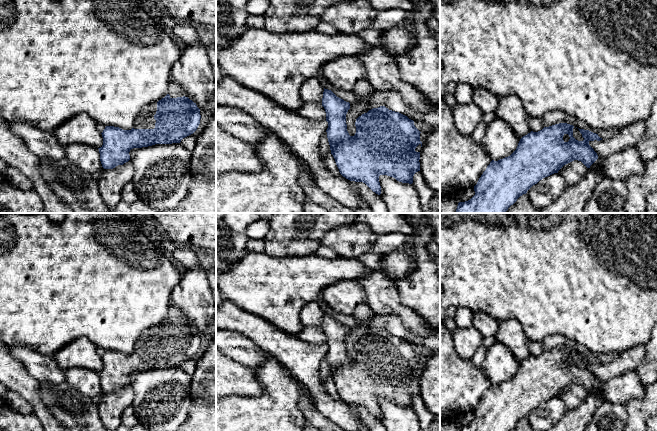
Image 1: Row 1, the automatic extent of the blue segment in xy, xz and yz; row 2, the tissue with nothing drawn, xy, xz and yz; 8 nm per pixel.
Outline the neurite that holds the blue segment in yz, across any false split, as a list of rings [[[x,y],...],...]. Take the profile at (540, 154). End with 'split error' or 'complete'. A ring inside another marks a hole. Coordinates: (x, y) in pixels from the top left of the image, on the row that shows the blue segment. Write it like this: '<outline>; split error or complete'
[[[559,123],[523,136],[510,156],[490,162],[474,186],[475,195],[468,201],[459,202],[455,213],[506,213],[533,185],[558,173],[564,165],[578,160],[590,168],[598,159],[598,155],[589,142],[600,141],[602,138],[589,130],[579,129],[584,140],[578,141],[573,137],[573,128],[573,125]]]; complete

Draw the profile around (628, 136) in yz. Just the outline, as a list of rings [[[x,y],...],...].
[[[638,121],[621,128],[607,139],[589,141],[589,145],[597,154],[609,156],[628,147],[635,147],[644,137],[645,131],[645,121]]]

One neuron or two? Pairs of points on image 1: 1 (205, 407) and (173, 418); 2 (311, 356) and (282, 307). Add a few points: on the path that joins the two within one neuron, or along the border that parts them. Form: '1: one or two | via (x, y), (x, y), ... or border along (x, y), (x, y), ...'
1: two | border along (190, 390), (191, 403), (188, 417), (185, 420)
2: two | border along (275, 325), (282, 330), (297, 335)

